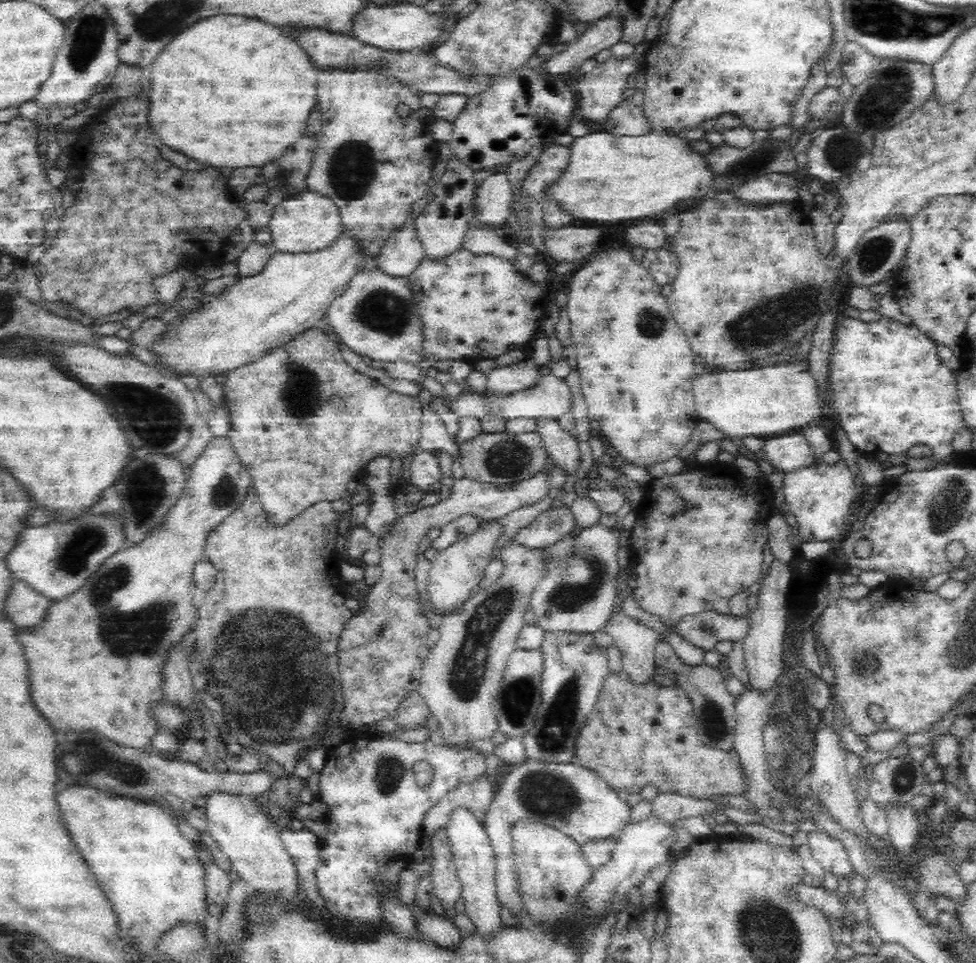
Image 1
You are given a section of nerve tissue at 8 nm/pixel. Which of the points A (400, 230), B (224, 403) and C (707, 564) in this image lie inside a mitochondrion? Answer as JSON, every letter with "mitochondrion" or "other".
{"A":"other","B":"other","C":"mitochondrion"}

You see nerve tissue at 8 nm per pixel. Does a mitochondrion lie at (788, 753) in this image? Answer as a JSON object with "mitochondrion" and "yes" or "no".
{"mitochondrion":"yes"}

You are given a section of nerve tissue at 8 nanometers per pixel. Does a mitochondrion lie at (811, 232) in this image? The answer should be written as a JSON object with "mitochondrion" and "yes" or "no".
{"mitochondrion":"no"}

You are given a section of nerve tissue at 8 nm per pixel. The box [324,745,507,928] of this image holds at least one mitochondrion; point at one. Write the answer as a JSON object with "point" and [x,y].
{"point":[390,769]}

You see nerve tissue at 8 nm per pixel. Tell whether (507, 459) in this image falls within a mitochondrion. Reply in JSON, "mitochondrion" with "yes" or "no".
{"mitochondrion":"yes"}

